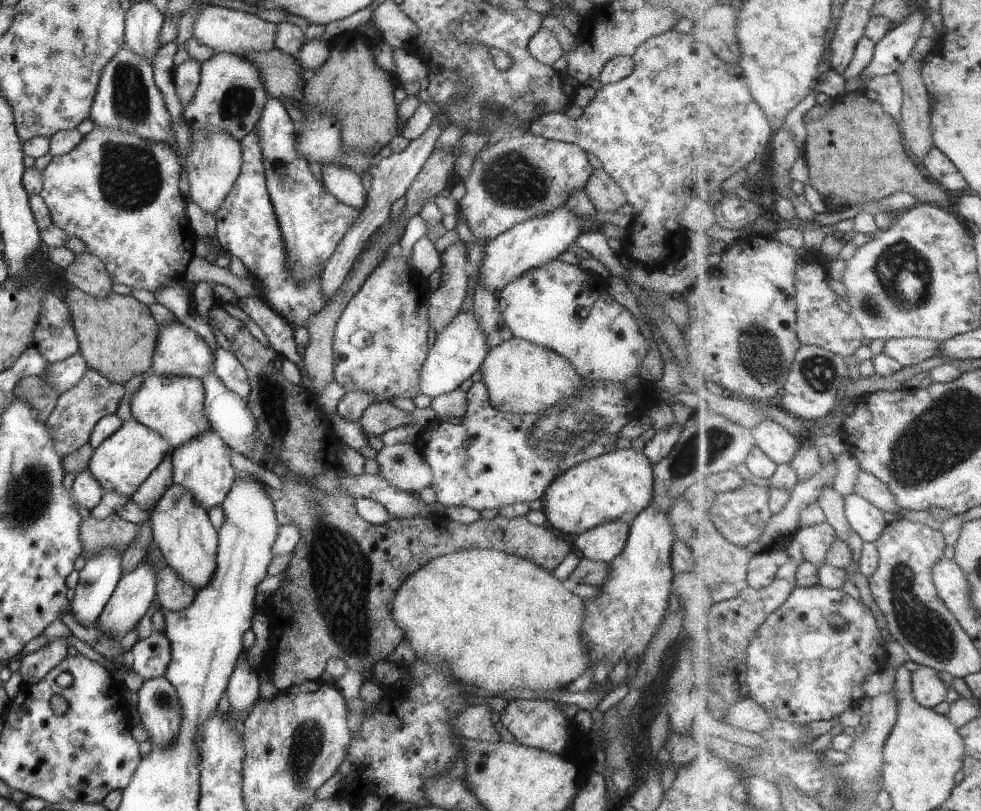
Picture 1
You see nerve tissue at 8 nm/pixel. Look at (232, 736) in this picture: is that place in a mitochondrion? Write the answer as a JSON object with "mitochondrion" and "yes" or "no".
{"mitochondrion":"no"}

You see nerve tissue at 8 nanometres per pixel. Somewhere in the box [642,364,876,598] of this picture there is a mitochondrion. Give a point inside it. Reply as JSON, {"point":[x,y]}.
{"point":[695,452]}

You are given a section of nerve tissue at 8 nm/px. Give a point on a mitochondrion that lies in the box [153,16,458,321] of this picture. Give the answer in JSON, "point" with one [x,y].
{"point":[236,101]}

